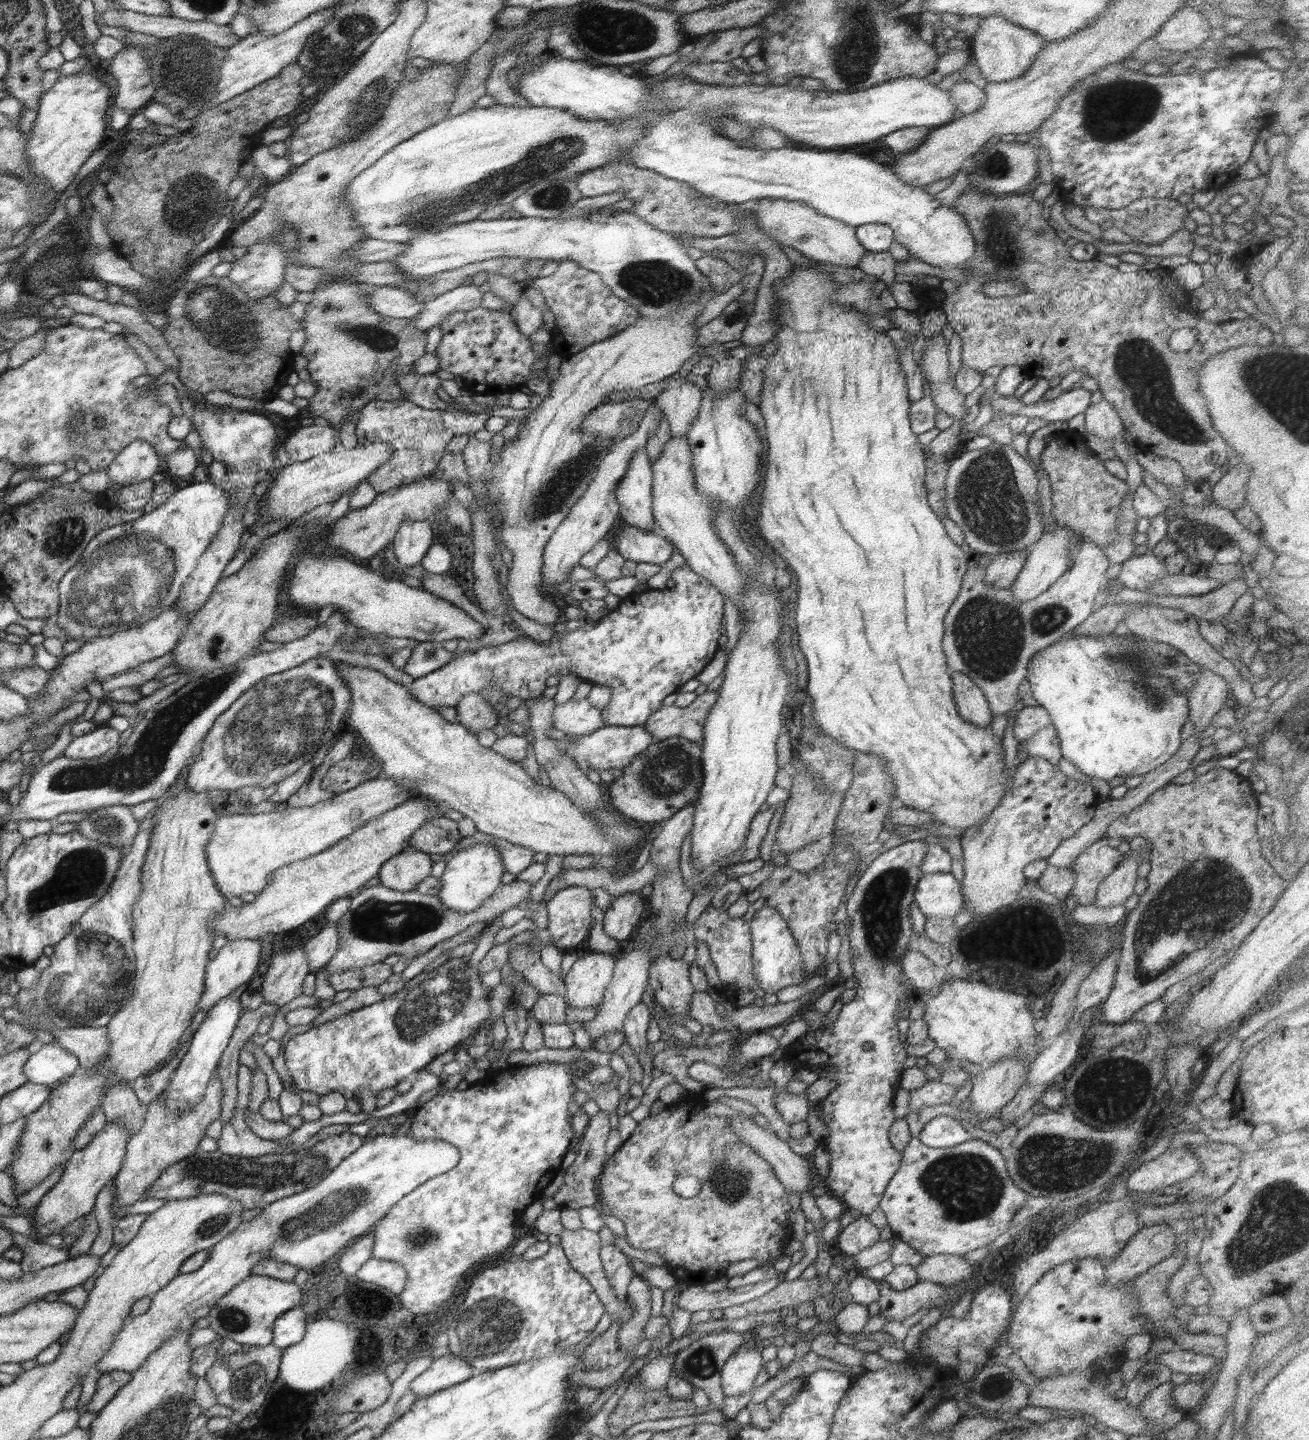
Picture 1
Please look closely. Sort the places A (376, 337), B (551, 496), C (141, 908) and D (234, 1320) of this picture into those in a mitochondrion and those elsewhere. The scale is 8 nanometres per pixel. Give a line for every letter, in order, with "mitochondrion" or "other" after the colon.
A: mitochondrion
B: mitochondrion
C: other
D: mitochondrion

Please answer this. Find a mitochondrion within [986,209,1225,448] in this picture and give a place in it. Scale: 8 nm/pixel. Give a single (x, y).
(1136, 364)

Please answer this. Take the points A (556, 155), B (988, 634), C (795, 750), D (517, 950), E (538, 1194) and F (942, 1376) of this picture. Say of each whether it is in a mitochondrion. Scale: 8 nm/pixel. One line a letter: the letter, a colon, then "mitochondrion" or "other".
A: mitochondrion
B: mitochondrion
C: other
D: mitochondrion
E: other
F: other

